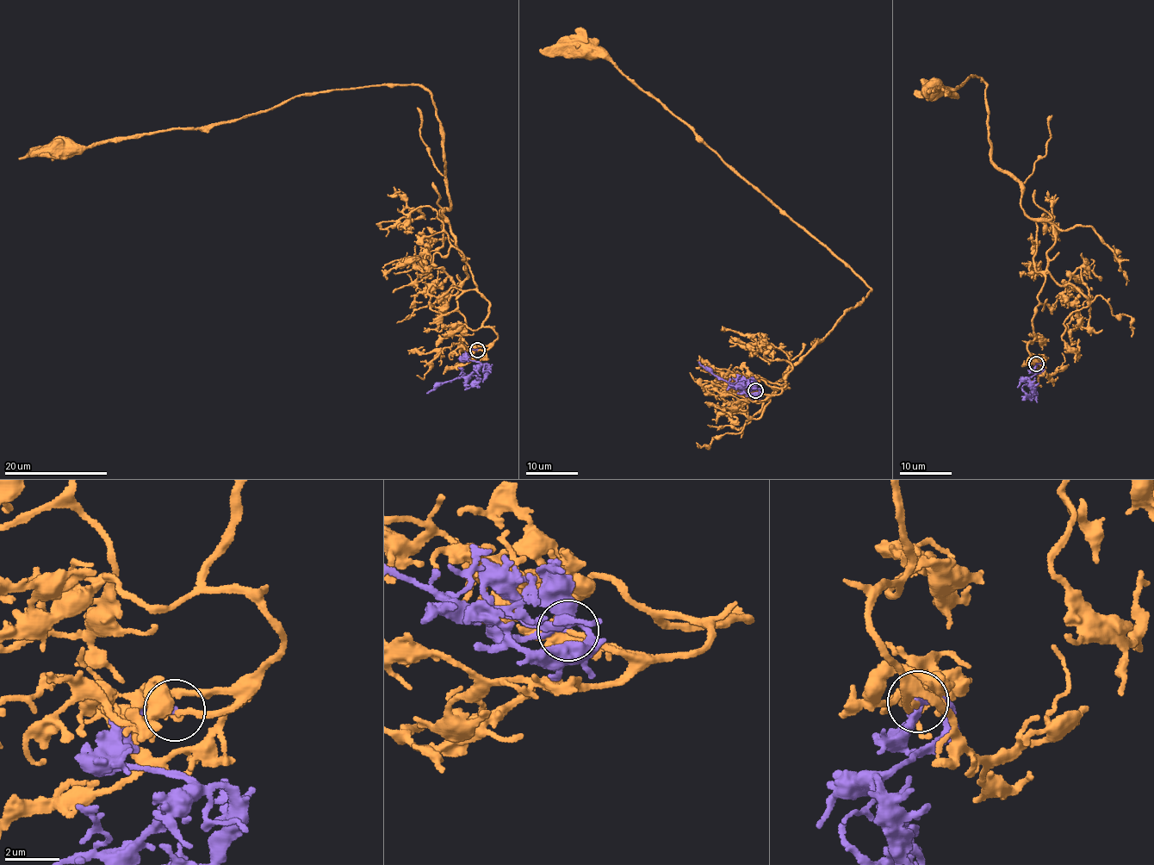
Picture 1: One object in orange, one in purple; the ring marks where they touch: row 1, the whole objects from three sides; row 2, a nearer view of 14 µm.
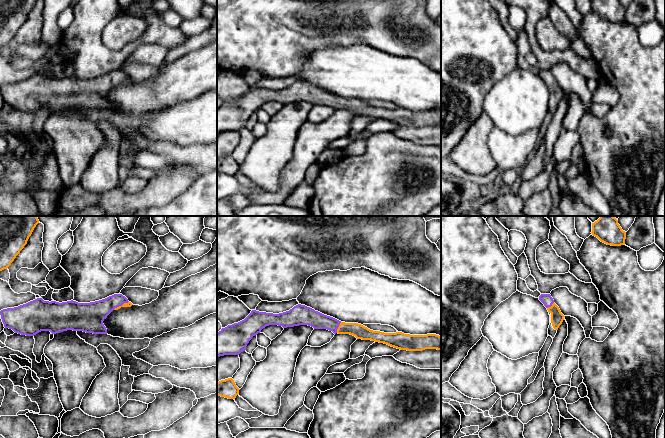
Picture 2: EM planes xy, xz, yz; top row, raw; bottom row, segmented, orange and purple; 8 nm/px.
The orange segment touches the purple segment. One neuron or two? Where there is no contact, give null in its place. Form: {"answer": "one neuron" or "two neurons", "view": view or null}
{"answer": "one neuron", "view": "xz"}

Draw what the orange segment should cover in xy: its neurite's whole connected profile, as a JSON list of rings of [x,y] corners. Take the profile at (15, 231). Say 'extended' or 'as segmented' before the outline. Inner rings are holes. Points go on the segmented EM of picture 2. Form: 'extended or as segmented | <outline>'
as segmented | [[[0,216],[0,271],[11,265],[38,223],[37,216]]]

